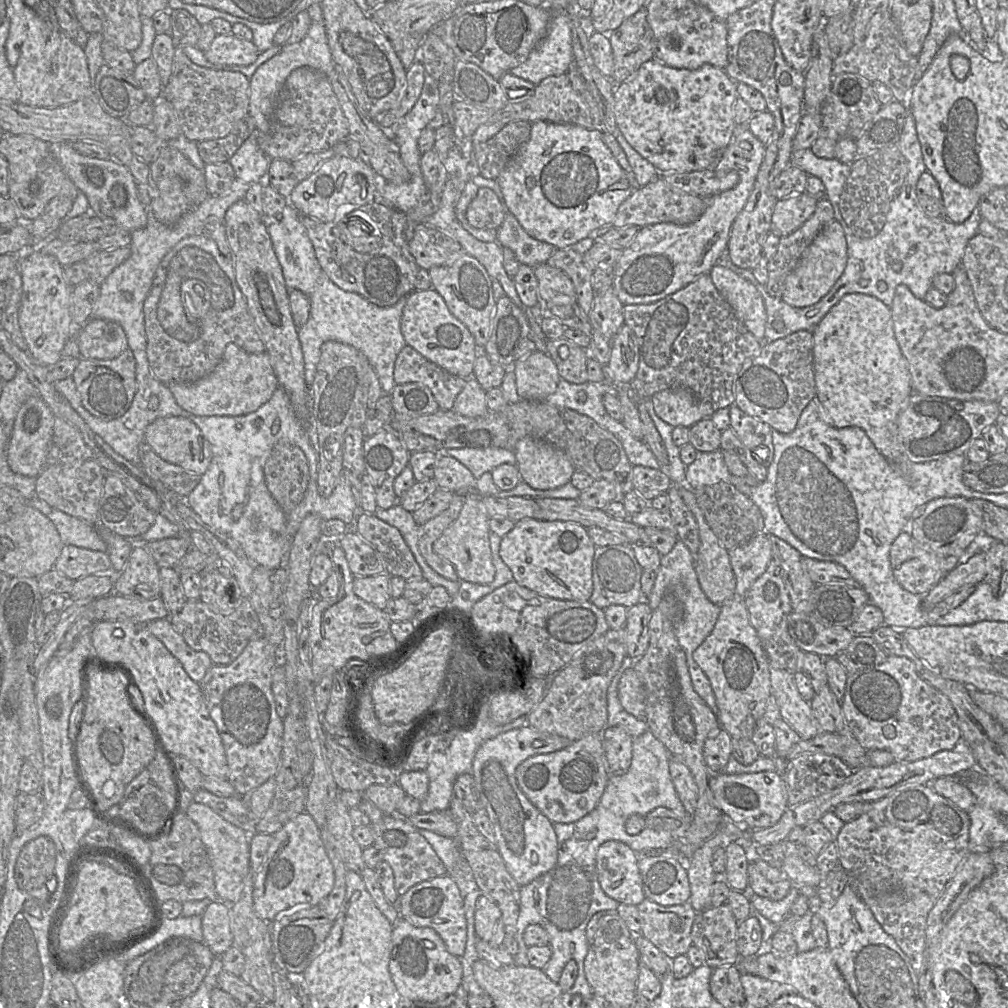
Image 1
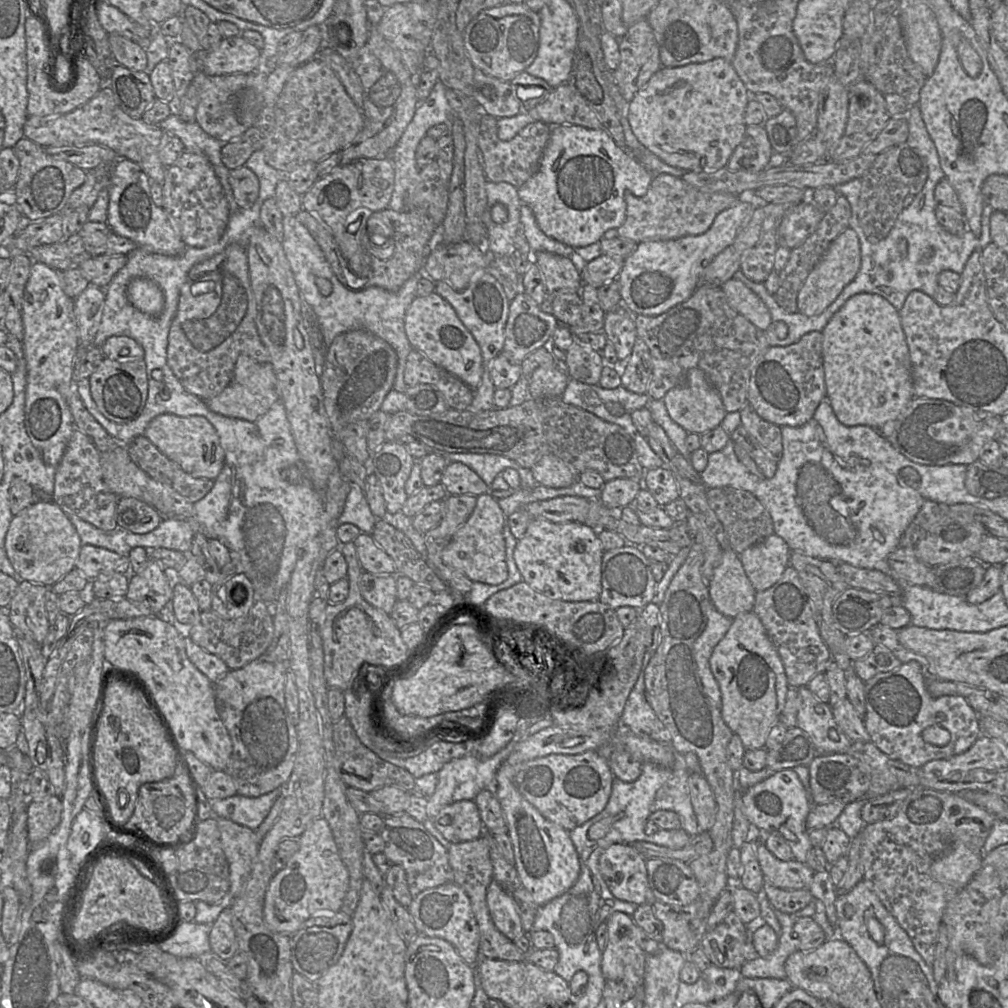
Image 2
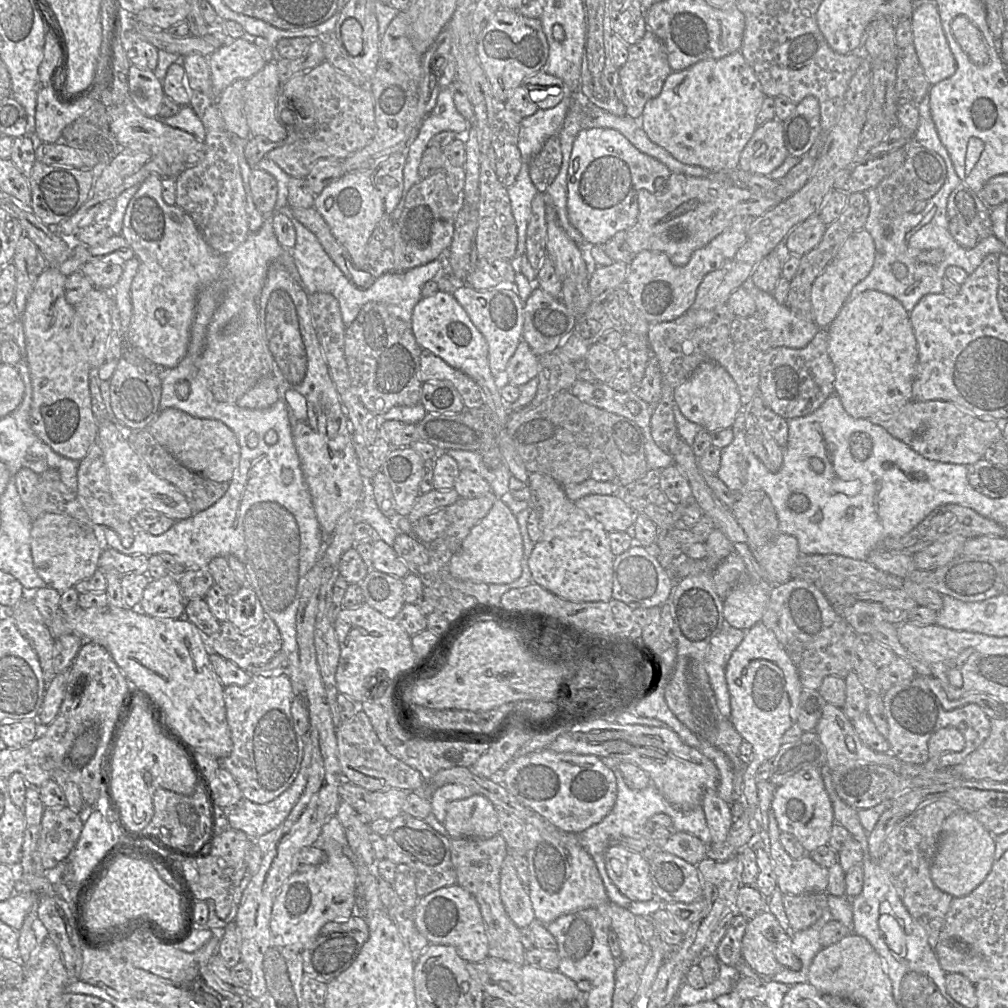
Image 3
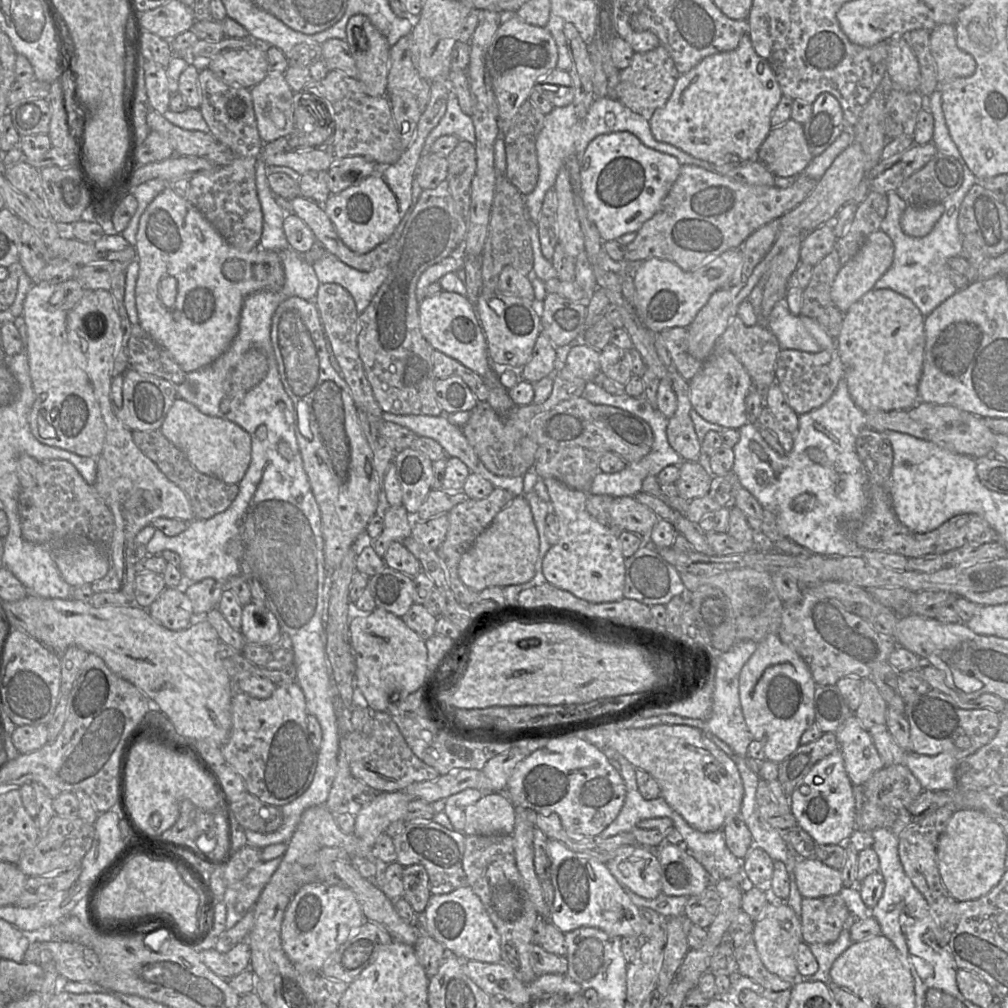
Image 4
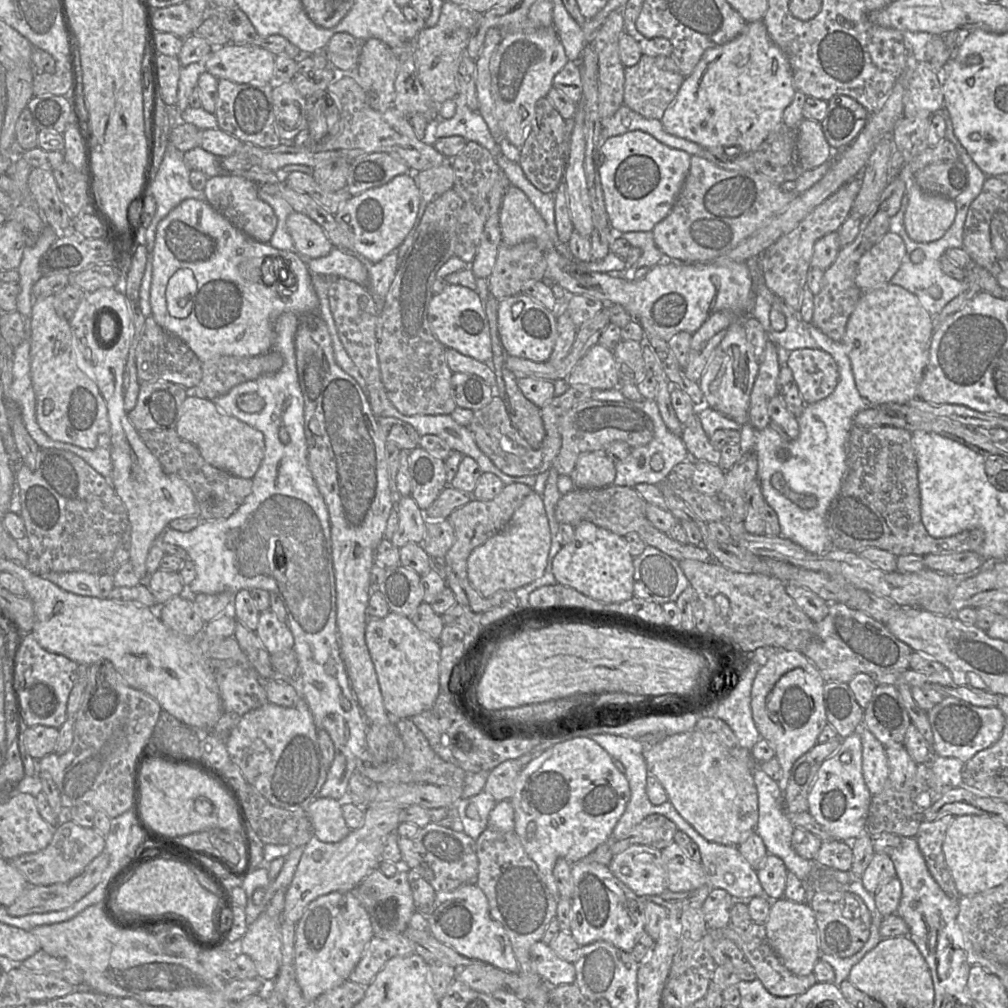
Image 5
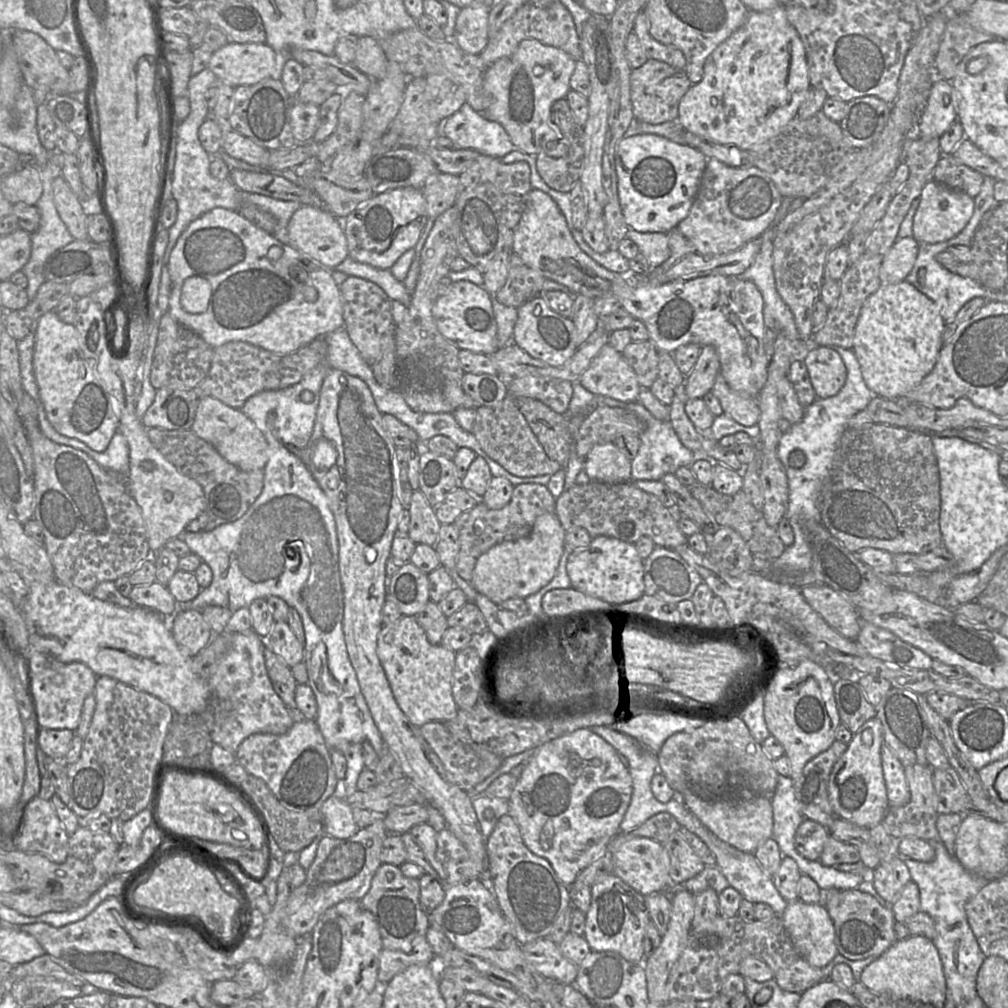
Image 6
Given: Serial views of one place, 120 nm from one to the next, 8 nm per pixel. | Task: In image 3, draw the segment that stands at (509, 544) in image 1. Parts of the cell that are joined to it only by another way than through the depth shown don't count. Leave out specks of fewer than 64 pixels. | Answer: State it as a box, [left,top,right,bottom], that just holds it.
[526,473,613,602]

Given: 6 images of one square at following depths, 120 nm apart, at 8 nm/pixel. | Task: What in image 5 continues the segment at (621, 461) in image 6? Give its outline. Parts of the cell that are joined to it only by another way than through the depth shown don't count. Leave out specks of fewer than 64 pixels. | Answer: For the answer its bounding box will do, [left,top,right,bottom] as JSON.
[570,451,615,489]

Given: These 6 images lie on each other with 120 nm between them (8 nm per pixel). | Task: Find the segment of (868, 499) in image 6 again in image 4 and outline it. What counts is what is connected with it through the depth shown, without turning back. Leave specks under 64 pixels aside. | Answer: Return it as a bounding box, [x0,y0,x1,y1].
[854,428,999,558]

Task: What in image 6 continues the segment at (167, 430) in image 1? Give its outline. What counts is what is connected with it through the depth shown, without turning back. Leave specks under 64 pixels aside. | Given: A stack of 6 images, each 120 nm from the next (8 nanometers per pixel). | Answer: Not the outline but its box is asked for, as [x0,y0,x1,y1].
[191,397,267,470]

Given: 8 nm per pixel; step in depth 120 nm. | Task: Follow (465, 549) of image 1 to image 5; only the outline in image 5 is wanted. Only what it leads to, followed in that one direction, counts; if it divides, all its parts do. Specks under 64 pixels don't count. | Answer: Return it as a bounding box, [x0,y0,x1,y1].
[467,492,551,597]

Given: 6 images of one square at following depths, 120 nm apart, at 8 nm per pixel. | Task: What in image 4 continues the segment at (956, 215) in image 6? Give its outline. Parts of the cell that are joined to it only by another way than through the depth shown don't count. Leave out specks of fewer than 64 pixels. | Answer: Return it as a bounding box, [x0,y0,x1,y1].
[900,203,945,238]

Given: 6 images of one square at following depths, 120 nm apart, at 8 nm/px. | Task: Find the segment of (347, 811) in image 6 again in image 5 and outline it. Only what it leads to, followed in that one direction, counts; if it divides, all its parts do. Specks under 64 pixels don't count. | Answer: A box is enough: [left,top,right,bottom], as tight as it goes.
[306,798,351,843]

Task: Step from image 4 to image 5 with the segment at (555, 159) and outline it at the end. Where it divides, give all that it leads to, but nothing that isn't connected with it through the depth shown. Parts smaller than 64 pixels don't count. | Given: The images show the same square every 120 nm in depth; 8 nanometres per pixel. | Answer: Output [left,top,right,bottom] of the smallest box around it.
[601,104,703,157]

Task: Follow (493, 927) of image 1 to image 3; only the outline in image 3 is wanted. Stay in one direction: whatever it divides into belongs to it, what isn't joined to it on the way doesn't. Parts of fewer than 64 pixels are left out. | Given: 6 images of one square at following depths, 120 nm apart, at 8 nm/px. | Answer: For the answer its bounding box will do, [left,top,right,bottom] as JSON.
[500,852,536,928]

